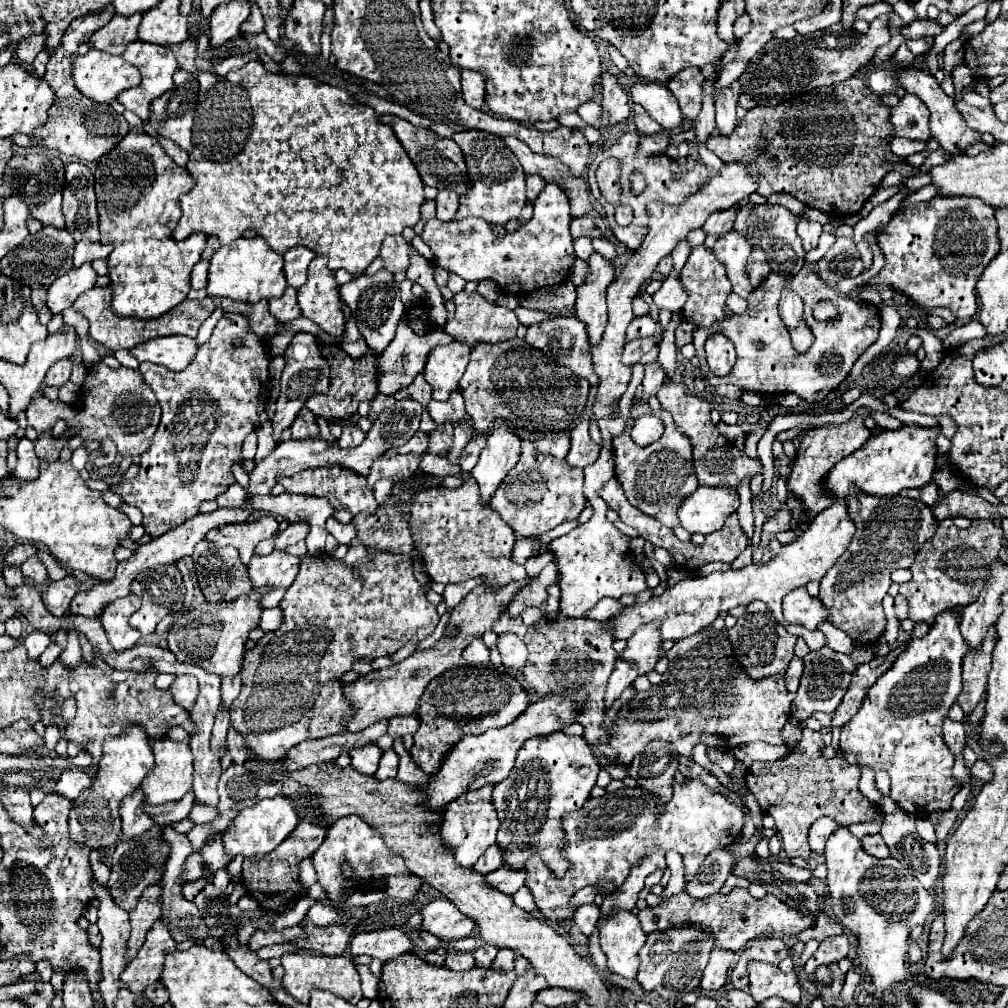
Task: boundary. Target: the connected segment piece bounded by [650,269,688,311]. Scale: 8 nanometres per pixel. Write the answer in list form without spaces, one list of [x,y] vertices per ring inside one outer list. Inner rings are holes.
[[[670,271],[670,275],[664,279],[660,291],[650,297],[650,307],[652,309],[668,309],[668,311],[678,311],[684,307],[686,303],[686,289],[682,287],[680,281],[680,273],[678,271]]]

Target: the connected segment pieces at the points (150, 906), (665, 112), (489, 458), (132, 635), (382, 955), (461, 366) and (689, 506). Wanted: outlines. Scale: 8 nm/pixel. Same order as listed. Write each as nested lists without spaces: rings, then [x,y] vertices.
[[[156,883],[156,885],[150,885],[136,909],[130,913],[130,925],[132,925],[132,935],[130,935],[130,941],[128,941],[128,959],[134,959],[134,955],[138,953],[138,949],[142,947],[142,941],[146,937],[146,931],[154,925],[154,921],[160,919],[162,915],[162,907],[160,907],[160,891],[162,891],[162,885]]]
[[[634,79],[634,83],[630,85],[630,97],[634,103],[642,105],[664,129],[676,129],[682,125],[680,107],[666,85]]]
[[[496,421],[486,437],[486,447],[480,453],[480,461],[472,469],[472,477],[480,485],[482,503],[490,501],[490,495],[506,477],[506,471],[518,463],[518,457],[520,437],[506,423]]]
[[[130,593],[126,597],[122,597],[122,599],[116,599],[114,603],[110,603],[110,607],[106,607],[106,611],[102,611],[100,621],[104,625],[108,641],[112,643],[112,647],[116,651],[124,651],[124,649],[138,643],[140,631],[130,627],[128,619],[130,619],[130,615],[134,611],[138,611],[140,605],[142,605],[140,597]]]
[[[400,927],[358,933],[350,943],[350,951],[352,955],[370,955],[386,963],[408,951],[408,935]]]
[[[450,343],[430,351],[424,377],[434,387],[434,399],[446,401],[448,395],[458,387],[458,381],[470,361],[470,351],[472,345],[464,343]]]
[[[698,487],[678,509],[680,525],[688,533],[710,535],[726,523],[740,507],[736,489],[730,487]]]

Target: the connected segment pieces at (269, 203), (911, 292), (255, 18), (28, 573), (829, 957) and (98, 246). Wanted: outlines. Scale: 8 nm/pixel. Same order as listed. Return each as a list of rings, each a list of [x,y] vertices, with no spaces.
[[[250,61],[246,67],[238,71],[230,71],[226,77],[218,77],[214,73],[200,71],[200,95],[196,103],[194,113],[194,125],[192,125],[192,151],[190,159],[186,163],[186,169],[196,179],[196,187],[180,197],[182,217],[178,221],[178,227],[174,229],[174,239],[182,241],[188,235],[202,231],[206,235],[216,235],[222,245],[230,245],[234,239],[242,237],[246,229],[256,231],[256,235],[264,237],[268,245],[278,253],[284,255],[294,245],[304,245],[316,255],[328,255],[328,269],[338,271],[346,269],[352,275],[362,275],[366,267],[380,255],[380,245],[386,235],[400,235],[404,227],[414,227],[420,219],[420,205],[424,199],[424,183],[414,167],[410,163],[410,157],[406,155],[404,147],[398,143],[394,131],[390,125],[380,123],[376,111],[370,105],[362,105],[354,99],[352,93],[348,93],[342,87],[332,87],[326,83],[320,83],[312,77],[292,77],[292,75],[274,75],[262,67],[260,61]]]
[[[934,197],[926,203],[914,203],[894,213],[890,223],[878,233],[880,249],[886,255],[886,267],[874,277],[874,283],[884,283],[904,293],[908,299],[924,307],[948,307],[958,319],[972,319],[978,313],[976,281],[984,267],[998,255],[998,235],[994,209],[978,197]]]
[[[250,1],[250,5],[252,5],[252,13],[250,13],[250,17],[246,19],[246,23],[242,25],[242,33],[262,33],[264,31],[264,21],[262,21],[262,13],[260,13],[260,9],[258,9],[258,5],[254,3],[254,1]]]
[[[36,555],[28,557],[28,559],[20,565],[20,569],[22,569],[24,577],[26,577],[26,579],[30,579],[32,583],[36,583],[36,585],[40,585],[40,583],[44,583],[44,581],[48,579],[46,567],[42,565],[42,561],[40,561]]]
[[[846,935],[827,937],[822,941],[805,965],[805,972],[812,976],[816,968],[823,964],[837,963],[847,957],[844,949],[849,948],[849,940]]]
[[[78,241],[76,243],[76,249],[74,249],[74,267],[80,267],[88,261],[94,261],[94,259],[104,259],[110,255],[114,247],[110,245],[104,245],[104,243],[94,243],[94,241]]]

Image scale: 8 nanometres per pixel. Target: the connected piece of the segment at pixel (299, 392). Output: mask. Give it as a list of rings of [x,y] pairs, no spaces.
[[[298,333],[294,337],[292,345],[288,347],[288,351],[284,353],[286,367],[282,371],[282,377],[280,377],[280,397],[276,401],[276,413],[272,417],[272,437],[274,437],[276,445],[282,443],[282,439],[280,439],[282,431],[292,425],[298,411],[304,407],[306,399],[314,393],[328,391],[330,367],[328,367],[328,361],[322,357],[320,351],[322,351],[322,347],[318,347],[316,339],[310,333]]]

